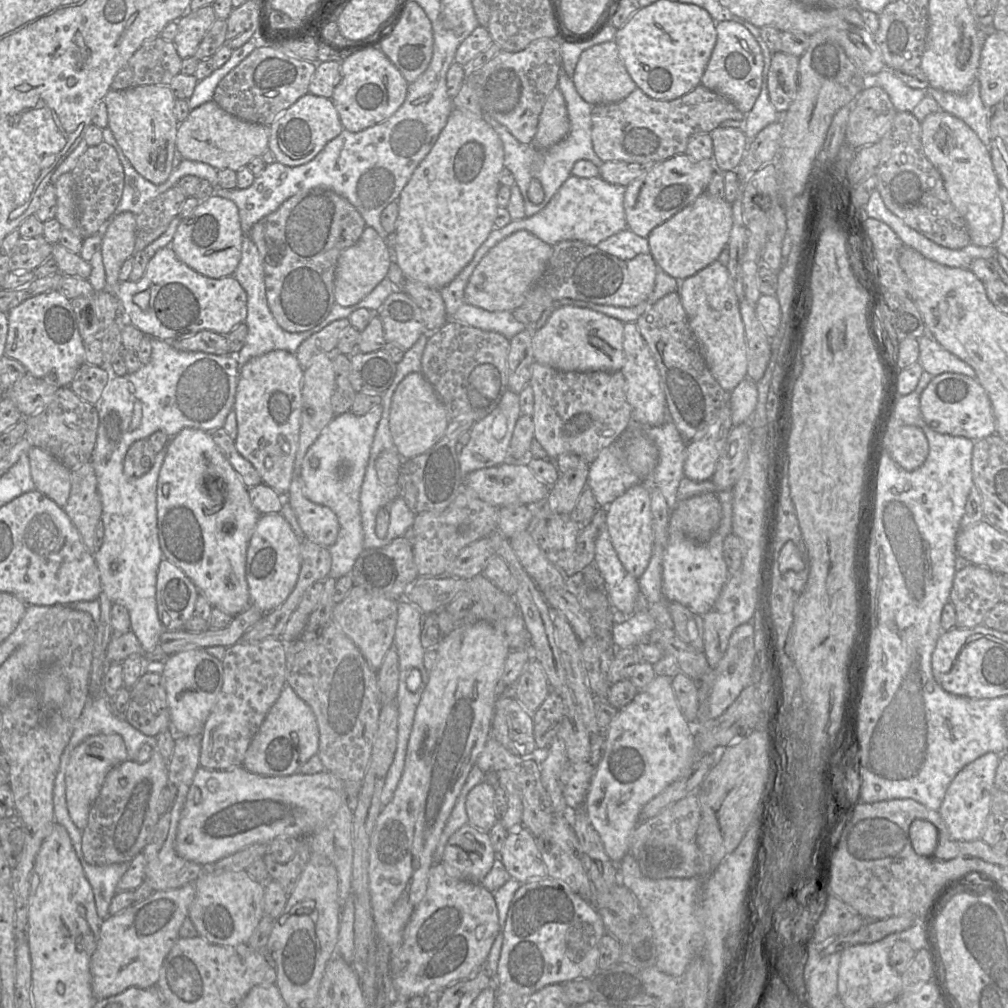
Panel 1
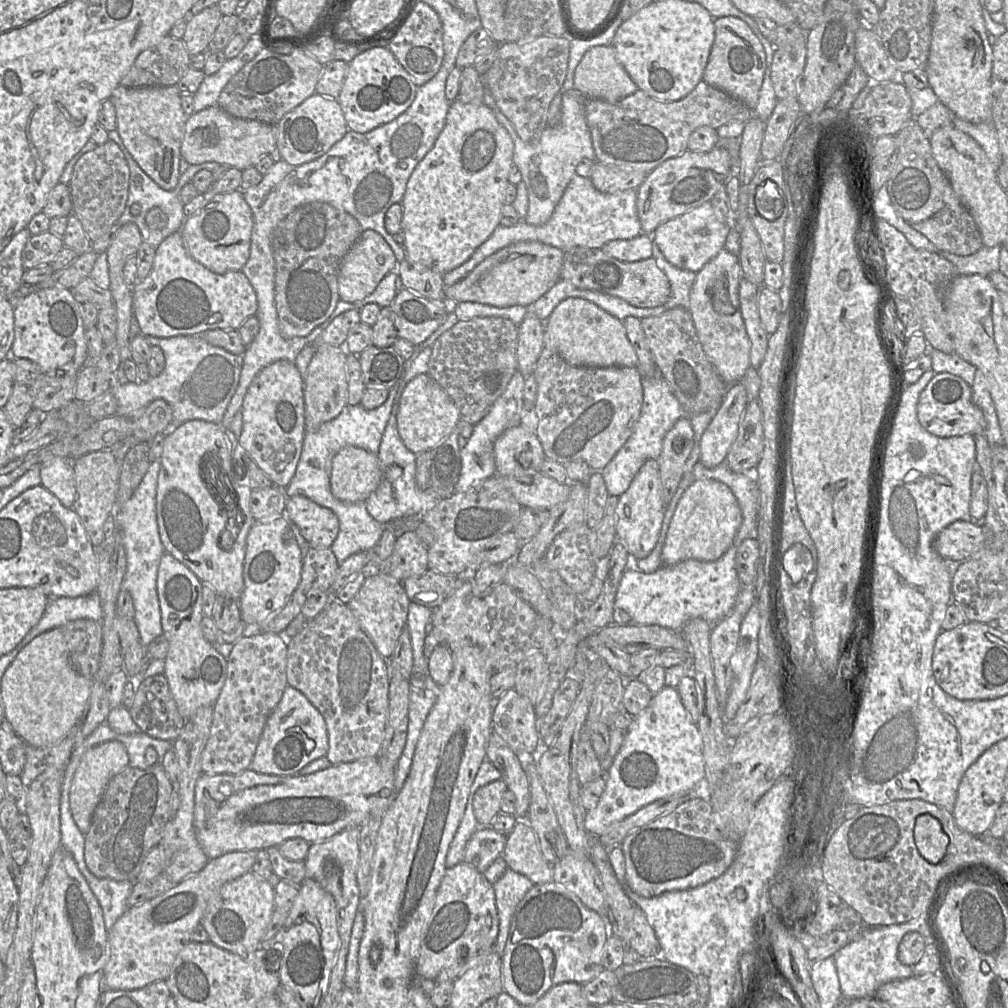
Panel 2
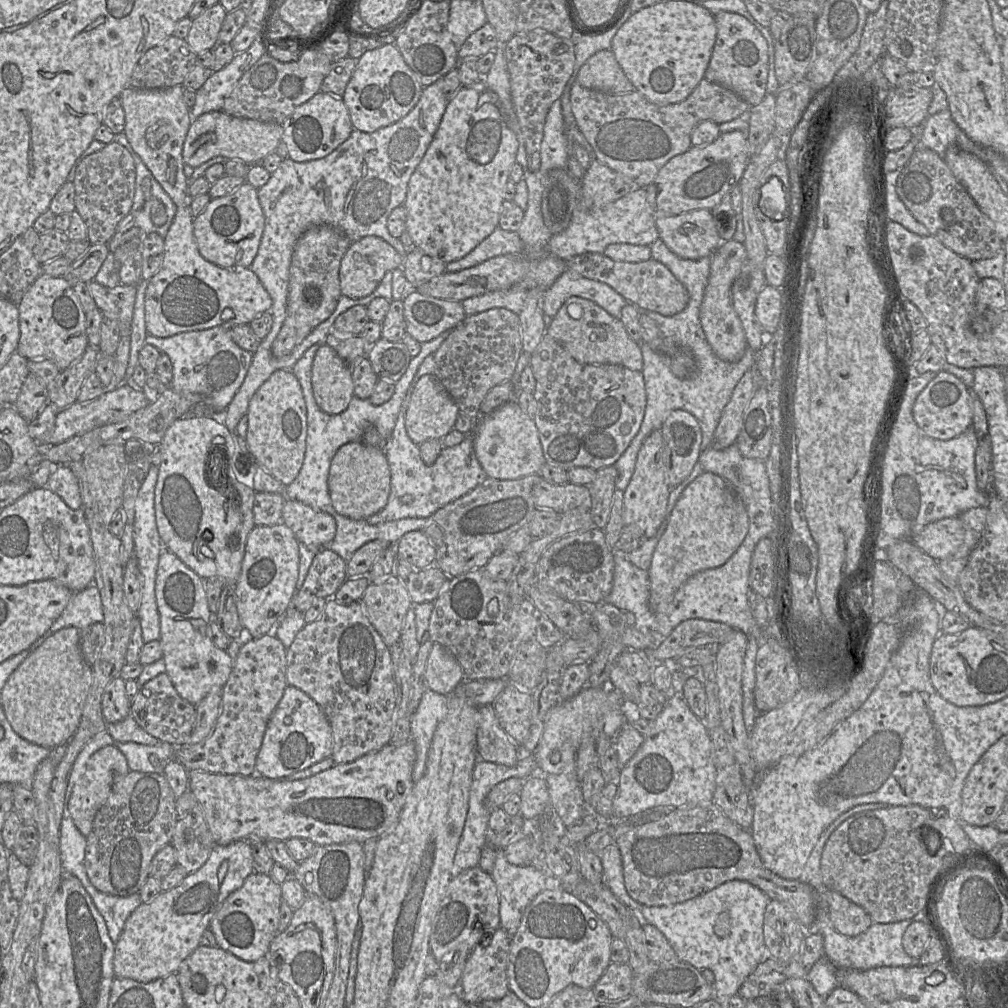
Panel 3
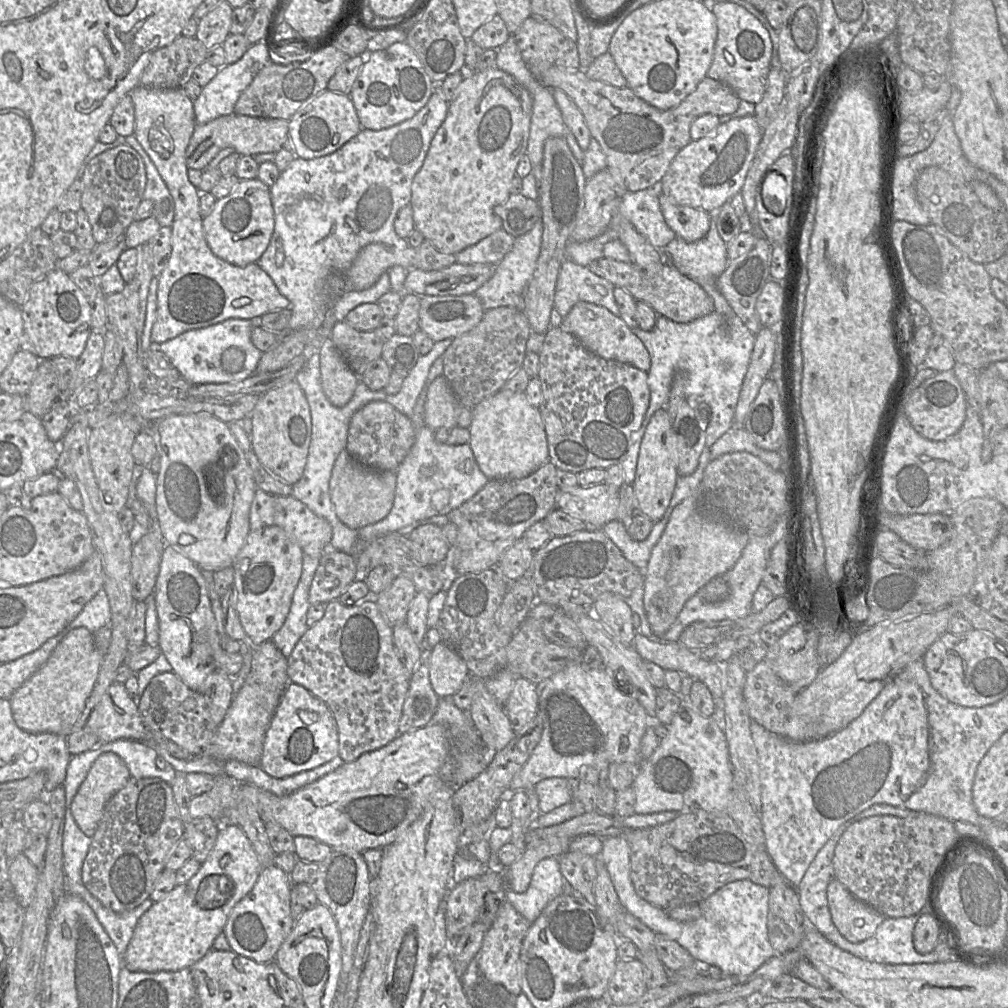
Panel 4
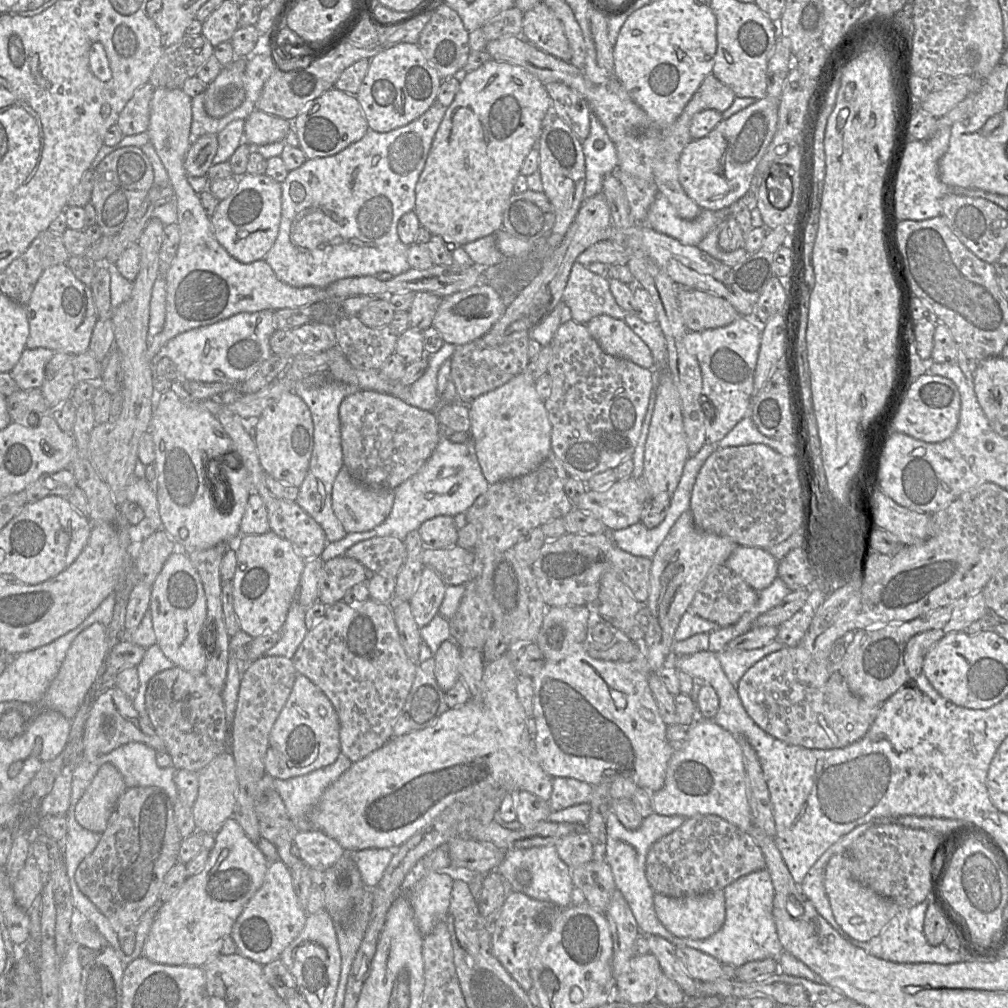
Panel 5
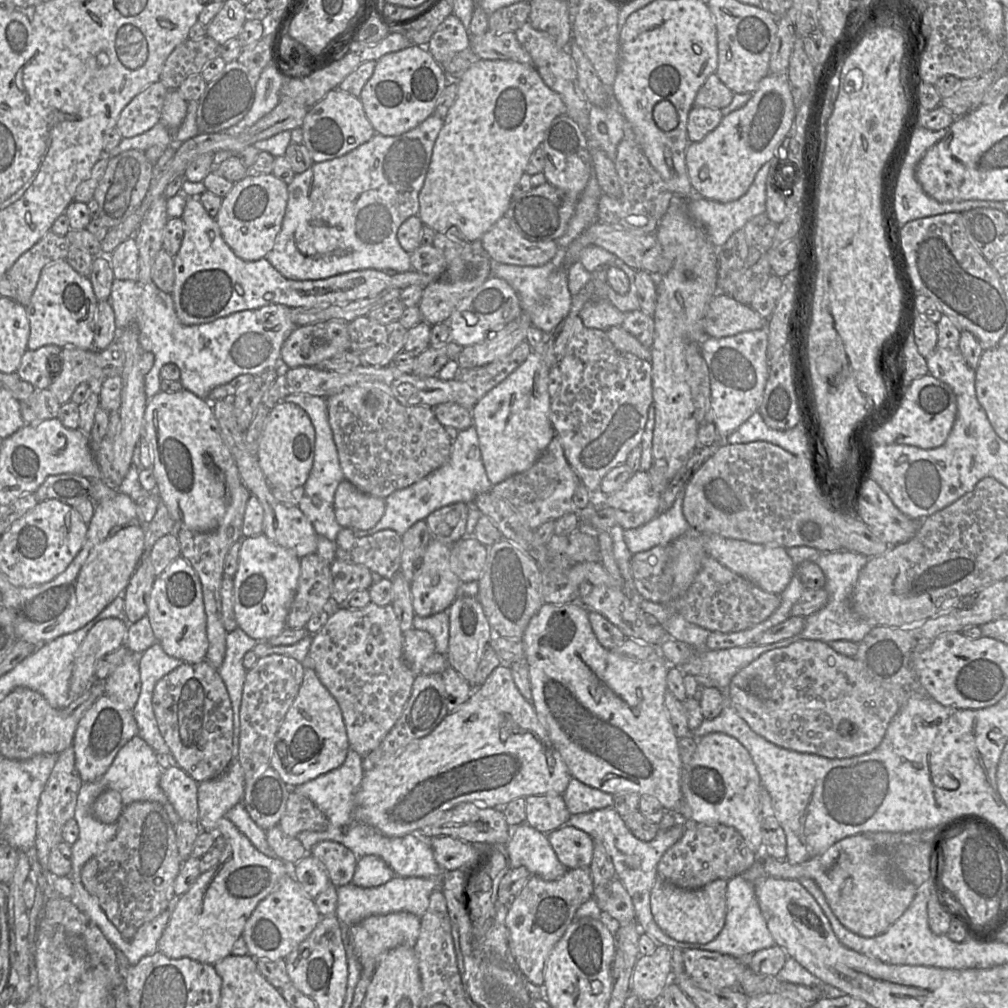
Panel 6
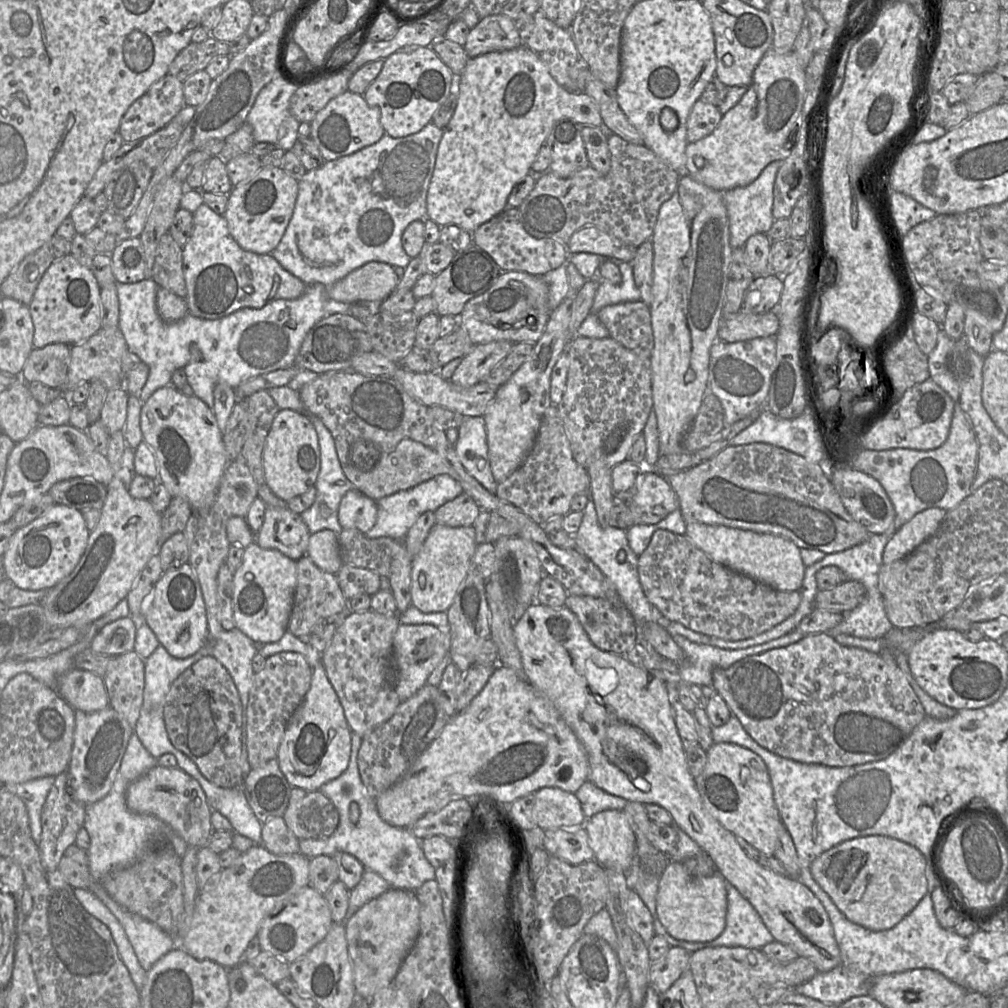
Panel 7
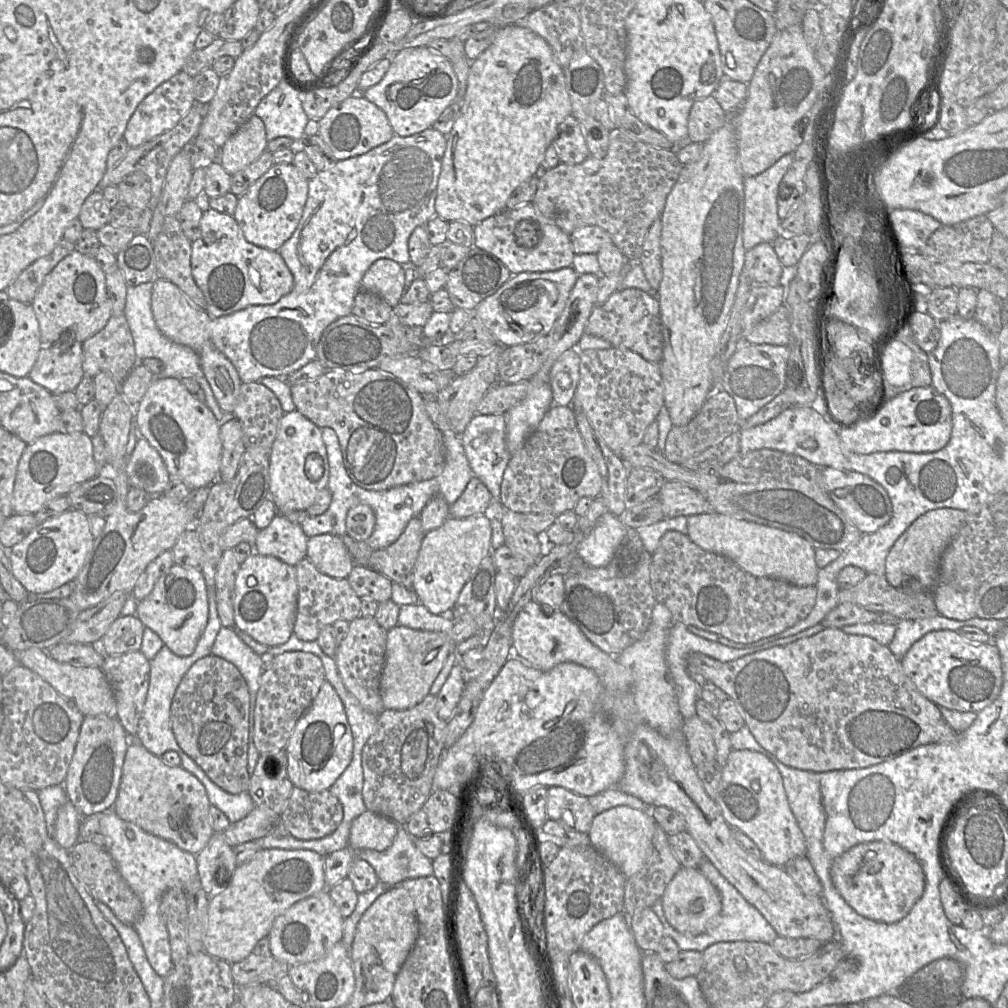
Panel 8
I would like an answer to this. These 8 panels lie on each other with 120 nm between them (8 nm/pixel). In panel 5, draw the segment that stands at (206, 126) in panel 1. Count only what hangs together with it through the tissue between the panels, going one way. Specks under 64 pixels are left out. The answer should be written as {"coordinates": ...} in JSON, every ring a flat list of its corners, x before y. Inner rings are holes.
{"coordinates":[[254,110,245,119,243,142,258,146,285,140,292,129,292,121],[204,134,193,141,184,159,184,169,190,176,206,176,212,160,217,152,217,134]]}

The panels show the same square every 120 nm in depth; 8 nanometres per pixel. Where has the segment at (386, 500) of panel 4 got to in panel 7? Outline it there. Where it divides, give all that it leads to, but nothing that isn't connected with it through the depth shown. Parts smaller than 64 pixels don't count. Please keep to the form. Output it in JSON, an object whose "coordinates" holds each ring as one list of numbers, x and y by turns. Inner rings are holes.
{"coordinates":[[356,489,346,492,338,510,340,526,343,529,357,529,366,534,377,520,376,502]]}

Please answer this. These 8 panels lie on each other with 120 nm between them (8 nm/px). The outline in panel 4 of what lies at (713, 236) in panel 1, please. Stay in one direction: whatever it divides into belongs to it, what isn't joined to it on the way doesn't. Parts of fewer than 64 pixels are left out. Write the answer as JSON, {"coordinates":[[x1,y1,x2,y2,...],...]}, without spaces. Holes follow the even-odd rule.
{"coordinates":[[665,194,660,195,660,207,667,225,685,241,703,238,710,228,710,215,703,209,678,204]]}

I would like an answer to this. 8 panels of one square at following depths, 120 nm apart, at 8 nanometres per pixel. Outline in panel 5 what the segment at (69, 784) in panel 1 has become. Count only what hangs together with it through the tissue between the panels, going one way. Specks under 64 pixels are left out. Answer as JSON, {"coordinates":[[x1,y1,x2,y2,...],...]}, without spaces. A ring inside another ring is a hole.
{"coordinates":[[103,764,75,806,75,819,83,828,101,834,121,795,127,789,119,770]]}

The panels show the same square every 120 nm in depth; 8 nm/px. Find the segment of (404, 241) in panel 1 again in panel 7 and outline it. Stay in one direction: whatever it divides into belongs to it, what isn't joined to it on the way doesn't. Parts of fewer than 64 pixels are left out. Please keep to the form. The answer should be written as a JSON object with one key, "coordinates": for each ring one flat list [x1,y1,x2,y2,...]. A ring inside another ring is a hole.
{"coordinates":[[524,45,470,58,459,75,458,103,439,143,427,193,426,218,440,227,456,225,473,233,480,225,499,215,508,207,513,187,531,170,553,125,562,118,593,126,603,123,600,109,591,96,584,92,573,93,559,85,543,61]]}

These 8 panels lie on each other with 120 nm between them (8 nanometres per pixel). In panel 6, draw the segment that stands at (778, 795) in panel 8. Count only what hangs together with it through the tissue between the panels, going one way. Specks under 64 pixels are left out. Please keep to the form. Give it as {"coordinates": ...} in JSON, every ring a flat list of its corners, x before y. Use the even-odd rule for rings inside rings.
{"coordinates":[[720,732,702,736,697,742,692,760,683,766,683,801,678,810,679,818,690,823,733,827,752,851,761,854,763,835,759,820,759,795,763,787,751,755,738,740]]}

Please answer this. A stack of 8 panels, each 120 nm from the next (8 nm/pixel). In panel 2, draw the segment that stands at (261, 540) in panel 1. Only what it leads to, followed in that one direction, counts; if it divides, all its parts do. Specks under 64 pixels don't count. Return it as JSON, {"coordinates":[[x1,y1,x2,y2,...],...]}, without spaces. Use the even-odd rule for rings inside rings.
{"coordinates":[[283,515,276,520,256,521,246,545,244,561,244,590,239,599,242,622,263,625,279,612,298,587,303,568,300,547,291,529,291,522]]}

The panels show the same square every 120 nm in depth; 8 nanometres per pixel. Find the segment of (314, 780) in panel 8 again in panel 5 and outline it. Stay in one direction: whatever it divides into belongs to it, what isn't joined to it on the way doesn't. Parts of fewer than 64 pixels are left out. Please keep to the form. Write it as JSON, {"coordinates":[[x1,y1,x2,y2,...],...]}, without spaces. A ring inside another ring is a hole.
{"coordinates":[[298,674,270,734,265,758,266,773,273,778,289,779,334,763,341,753,339,734,339,717,329,698,309,678]]}

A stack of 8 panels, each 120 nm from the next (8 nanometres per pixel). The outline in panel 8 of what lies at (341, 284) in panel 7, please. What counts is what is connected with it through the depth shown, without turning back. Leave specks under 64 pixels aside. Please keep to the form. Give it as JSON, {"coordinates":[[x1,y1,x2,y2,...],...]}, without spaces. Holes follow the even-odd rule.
{"coordinates":[[381,258,364,274,361,289,380,296,391,307,395,307,405,292,405,270,398,262]]}

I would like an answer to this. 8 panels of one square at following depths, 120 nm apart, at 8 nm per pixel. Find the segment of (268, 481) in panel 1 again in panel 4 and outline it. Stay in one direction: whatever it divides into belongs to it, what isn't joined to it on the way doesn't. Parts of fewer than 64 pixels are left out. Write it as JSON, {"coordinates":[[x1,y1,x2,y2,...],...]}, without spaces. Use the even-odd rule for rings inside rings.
{"coordinates":[[296,381,271,389,259,396,250,414,251,450,260,464,276,478,293,485,300,480,311,440,311,416,306,397]]}

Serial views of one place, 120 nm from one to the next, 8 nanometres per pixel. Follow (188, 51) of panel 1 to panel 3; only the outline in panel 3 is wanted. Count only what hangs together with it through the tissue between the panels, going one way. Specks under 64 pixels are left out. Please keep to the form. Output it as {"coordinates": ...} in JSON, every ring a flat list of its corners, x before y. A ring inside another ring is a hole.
{"coordinates":[[217,3,192,20,186,40,197,54,213,50,219,43,218,34,226,14,224,7]]}

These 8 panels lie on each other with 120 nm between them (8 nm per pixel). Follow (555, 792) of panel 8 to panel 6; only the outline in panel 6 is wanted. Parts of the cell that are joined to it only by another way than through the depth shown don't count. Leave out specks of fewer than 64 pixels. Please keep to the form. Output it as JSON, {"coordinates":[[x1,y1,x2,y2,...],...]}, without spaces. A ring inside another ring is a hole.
{"coordinates":[[532,795,526,797,526,823,548,834,568,823,571,814,562,795]]}

